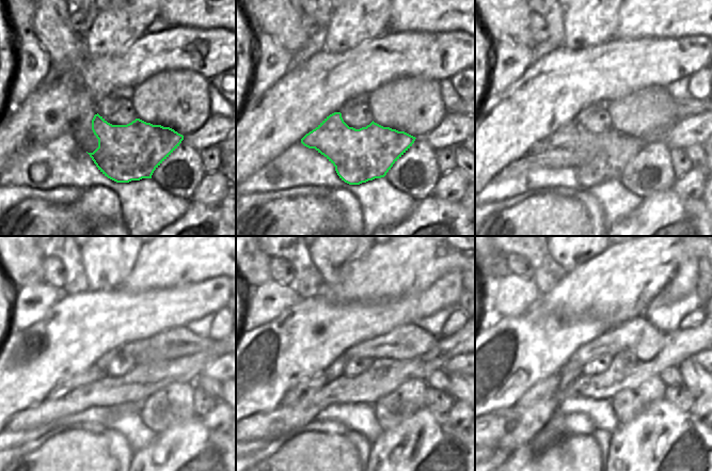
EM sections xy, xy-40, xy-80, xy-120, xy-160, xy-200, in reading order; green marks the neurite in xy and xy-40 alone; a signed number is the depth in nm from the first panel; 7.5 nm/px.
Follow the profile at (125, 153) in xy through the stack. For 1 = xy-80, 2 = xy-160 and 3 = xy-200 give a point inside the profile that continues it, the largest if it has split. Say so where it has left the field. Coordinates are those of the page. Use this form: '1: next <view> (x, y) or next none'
1: next xy-80 (608, 153)
2: next xy-160 (407, 341)
3: next xy-200 (637, 335)

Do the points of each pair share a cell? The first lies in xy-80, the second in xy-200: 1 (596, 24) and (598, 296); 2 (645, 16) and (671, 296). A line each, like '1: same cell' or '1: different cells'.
1: different cells
2: different cells

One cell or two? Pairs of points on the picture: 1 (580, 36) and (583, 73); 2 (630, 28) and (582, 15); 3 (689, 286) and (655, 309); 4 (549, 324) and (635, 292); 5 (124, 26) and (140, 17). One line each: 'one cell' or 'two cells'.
1: two cells
2: two cells
3: two cells
4: two cells
5: one cell

